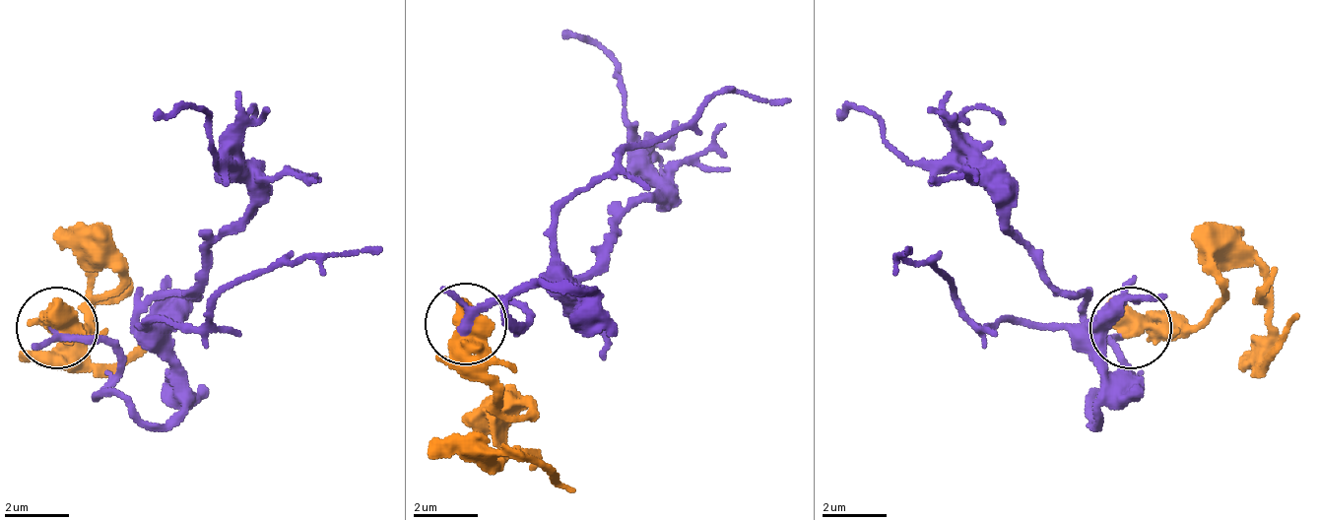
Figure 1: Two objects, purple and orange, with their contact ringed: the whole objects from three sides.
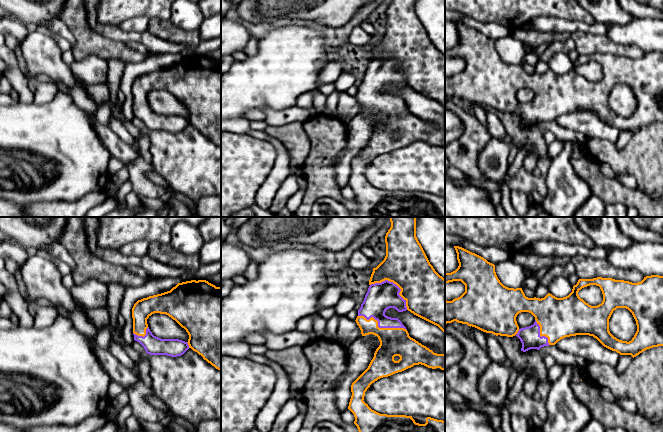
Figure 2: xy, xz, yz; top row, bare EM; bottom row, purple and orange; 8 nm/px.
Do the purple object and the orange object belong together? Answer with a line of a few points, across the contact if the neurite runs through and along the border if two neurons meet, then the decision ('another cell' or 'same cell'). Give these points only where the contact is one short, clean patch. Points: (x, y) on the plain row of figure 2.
same cell

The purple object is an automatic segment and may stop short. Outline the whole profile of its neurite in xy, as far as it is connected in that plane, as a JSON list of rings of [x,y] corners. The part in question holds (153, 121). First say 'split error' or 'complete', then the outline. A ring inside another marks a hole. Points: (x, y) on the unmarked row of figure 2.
split error | [[[206,56],[178,59],[170,67],[138,76],[132,84],[134,116],[150,131],[177,133],[189,124],[221,147],[221,63]],[[154,89],[166,90],[175,96],[189,111],[187,118],[179,115],[161,115],[152,110],[147,95]]]

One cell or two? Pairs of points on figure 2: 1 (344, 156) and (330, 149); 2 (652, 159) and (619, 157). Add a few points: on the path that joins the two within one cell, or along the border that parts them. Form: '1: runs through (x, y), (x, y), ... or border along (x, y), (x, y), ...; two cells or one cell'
1: border along (346, 131), (346, 145), (333, 163), (334, 176); two cells
2: runs through (644, 159), (627, 159); one cell

